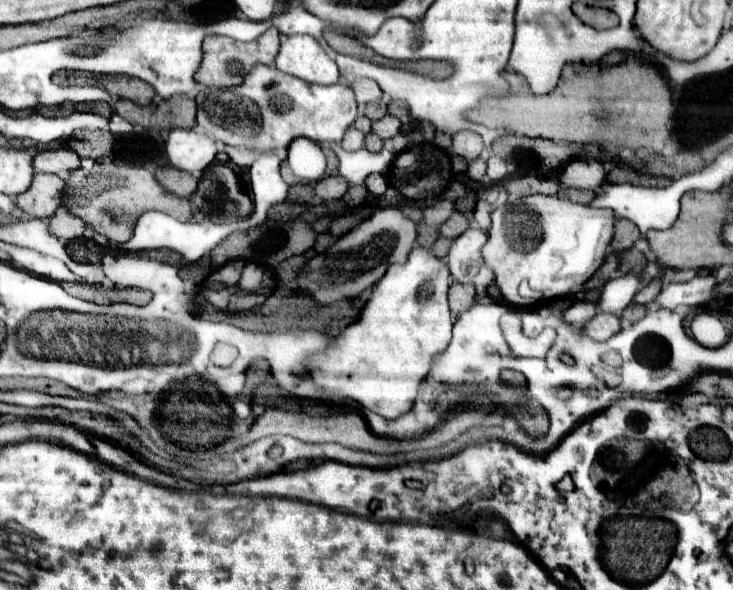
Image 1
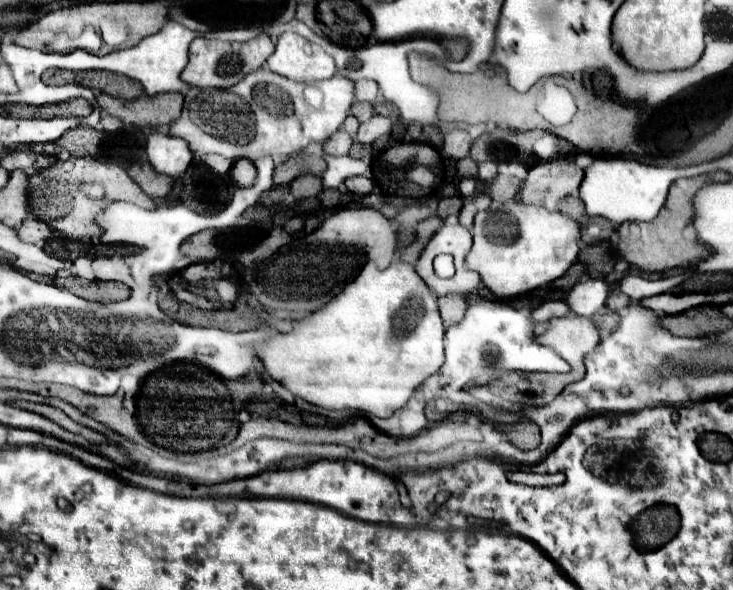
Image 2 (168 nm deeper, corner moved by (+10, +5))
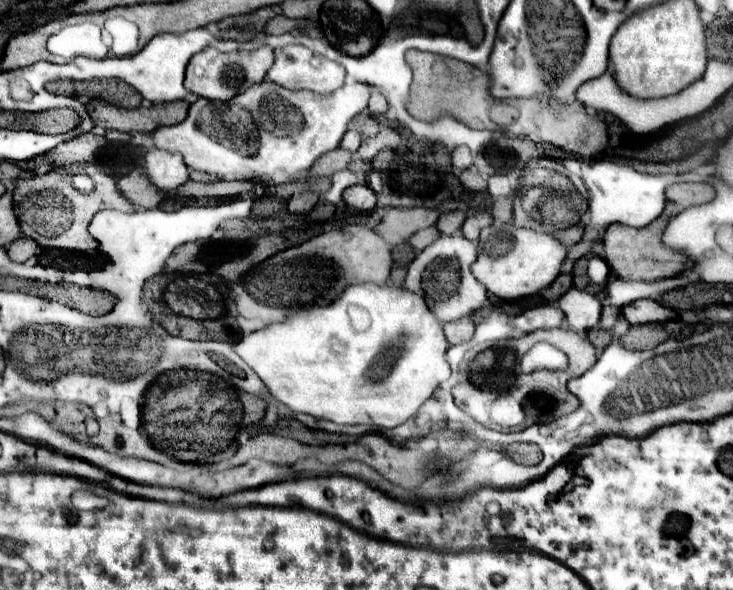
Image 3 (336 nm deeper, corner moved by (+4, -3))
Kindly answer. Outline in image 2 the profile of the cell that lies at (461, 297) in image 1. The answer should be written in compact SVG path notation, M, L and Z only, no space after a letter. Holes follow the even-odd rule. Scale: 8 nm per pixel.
M441 296L439 298L439 312L441 312L445 326L457 324L463 318L465 308L467 308L467 302L463 296Z

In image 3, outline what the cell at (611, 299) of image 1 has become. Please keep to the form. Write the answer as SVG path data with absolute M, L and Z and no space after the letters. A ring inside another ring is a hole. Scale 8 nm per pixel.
M571 288L573 294L565 294L559 298L559 308L565 314L567 326L579 334L585 334L591 328L597 328L601 318L601 302L585 292Z

